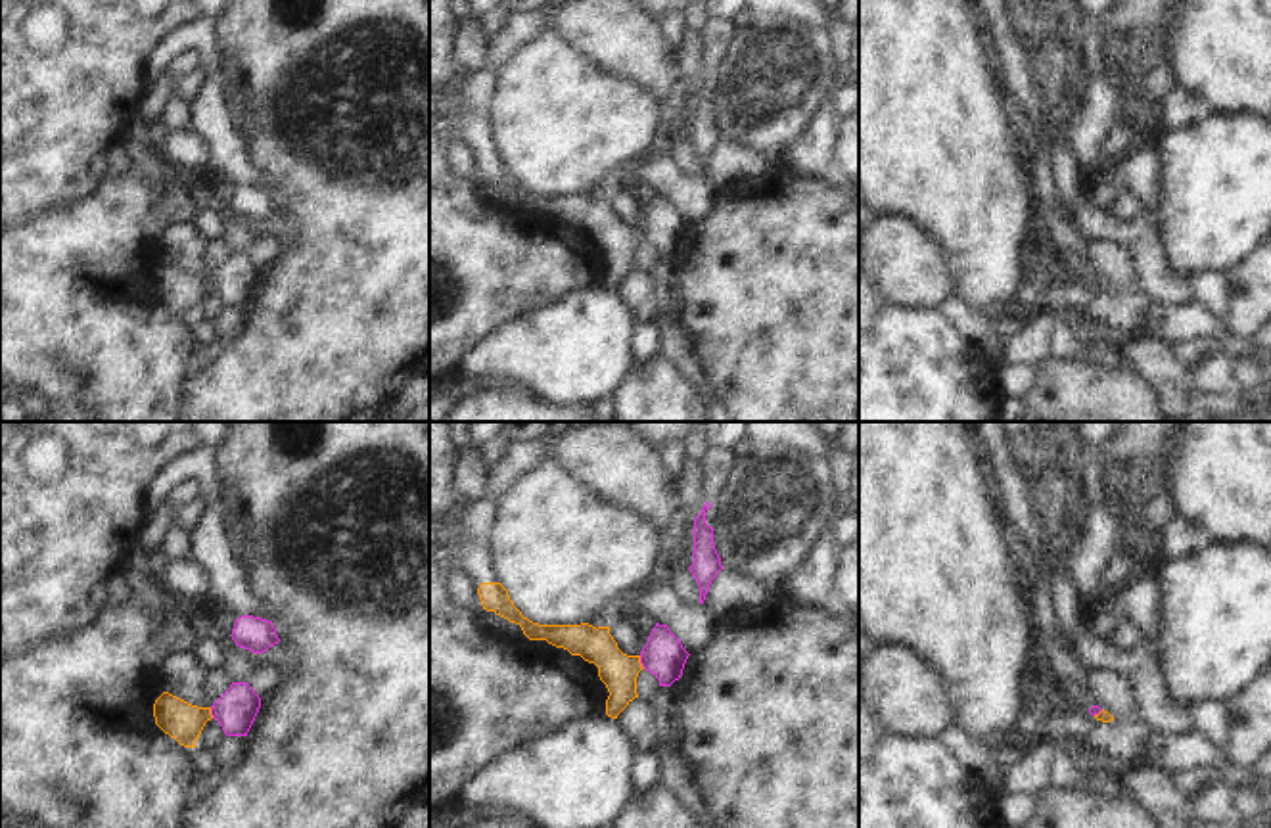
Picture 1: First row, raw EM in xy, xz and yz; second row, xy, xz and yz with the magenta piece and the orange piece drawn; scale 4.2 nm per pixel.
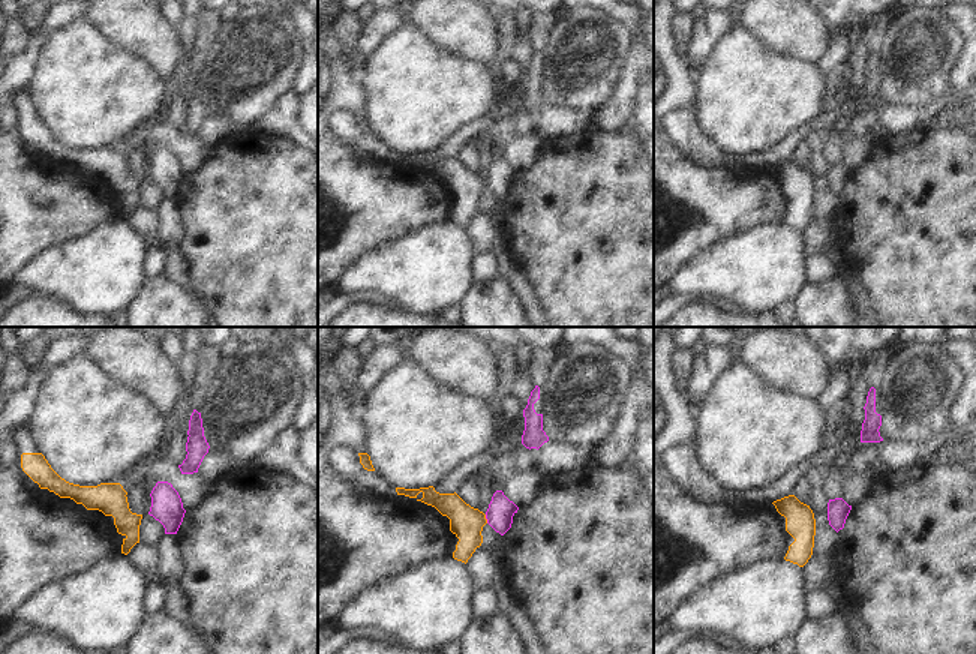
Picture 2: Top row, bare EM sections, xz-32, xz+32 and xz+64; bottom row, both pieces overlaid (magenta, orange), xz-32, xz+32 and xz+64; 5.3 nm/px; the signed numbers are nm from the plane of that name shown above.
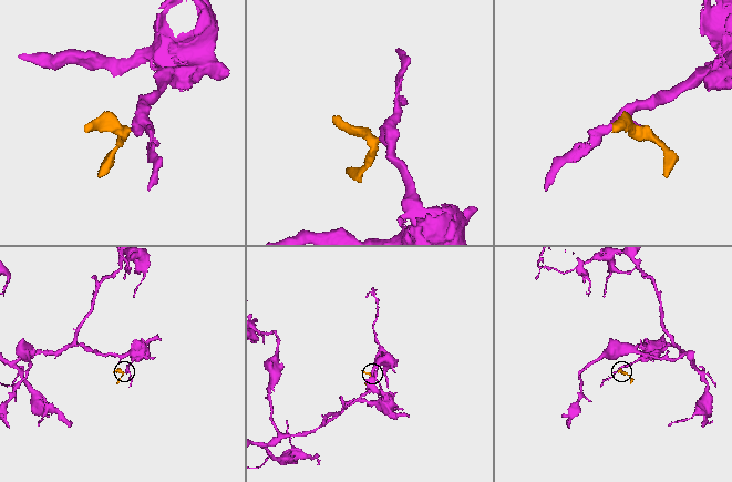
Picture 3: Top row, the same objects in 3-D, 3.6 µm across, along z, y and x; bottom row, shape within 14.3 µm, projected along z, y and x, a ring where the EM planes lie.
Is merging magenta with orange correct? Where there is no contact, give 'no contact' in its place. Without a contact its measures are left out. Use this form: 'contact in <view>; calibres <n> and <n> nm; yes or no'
contact in xz; calibres 180 and 160 nm; no

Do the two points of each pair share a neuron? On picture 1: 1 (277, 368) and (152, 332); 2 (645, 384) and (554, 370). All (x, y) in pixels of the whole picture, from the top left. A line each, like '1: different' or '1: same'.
1: different
2: different

